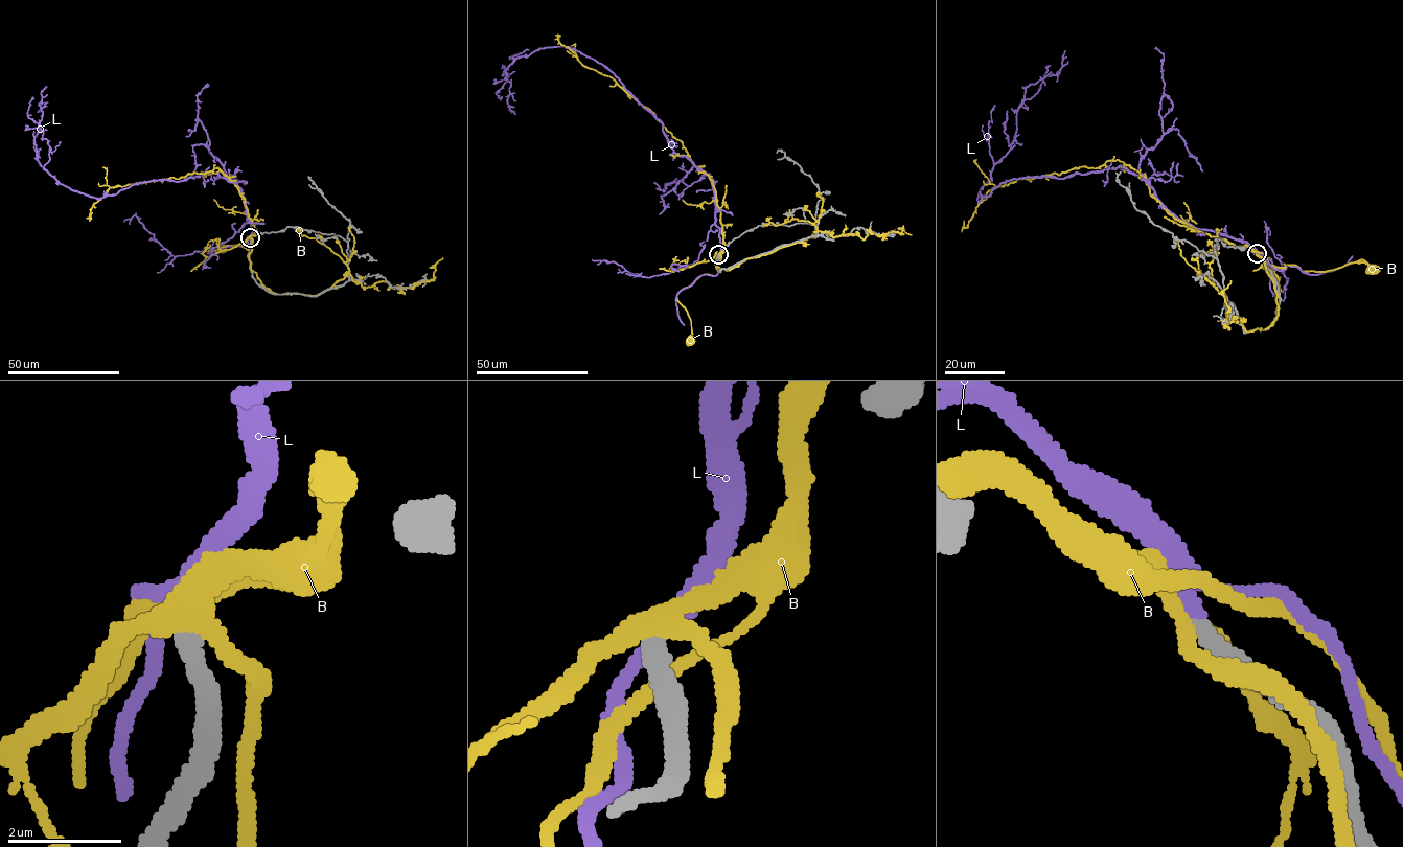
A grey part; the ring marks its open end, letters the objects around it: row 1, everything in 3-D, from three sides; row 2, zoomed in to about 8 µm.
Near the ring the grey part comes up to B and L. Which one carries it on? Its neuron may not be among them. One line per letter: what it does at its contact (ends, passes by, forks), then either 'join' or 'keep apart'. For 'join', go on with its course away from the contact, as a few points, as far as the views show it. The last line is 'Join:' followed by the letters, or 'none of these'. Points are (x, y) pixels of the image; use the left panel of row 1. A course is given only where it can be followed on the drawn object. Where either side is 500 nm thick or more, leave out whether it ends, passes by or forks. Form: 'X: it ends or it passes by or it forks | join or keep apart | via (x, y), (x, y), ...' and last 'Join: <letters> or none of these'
B: it forks | keep apart
L: it passes by | join | via (250, 236), (242, 190), (216, 173), (141, 182), (101, 198), (60, 183), (41, 165), (33, 147), (47, 86)
Join: L

